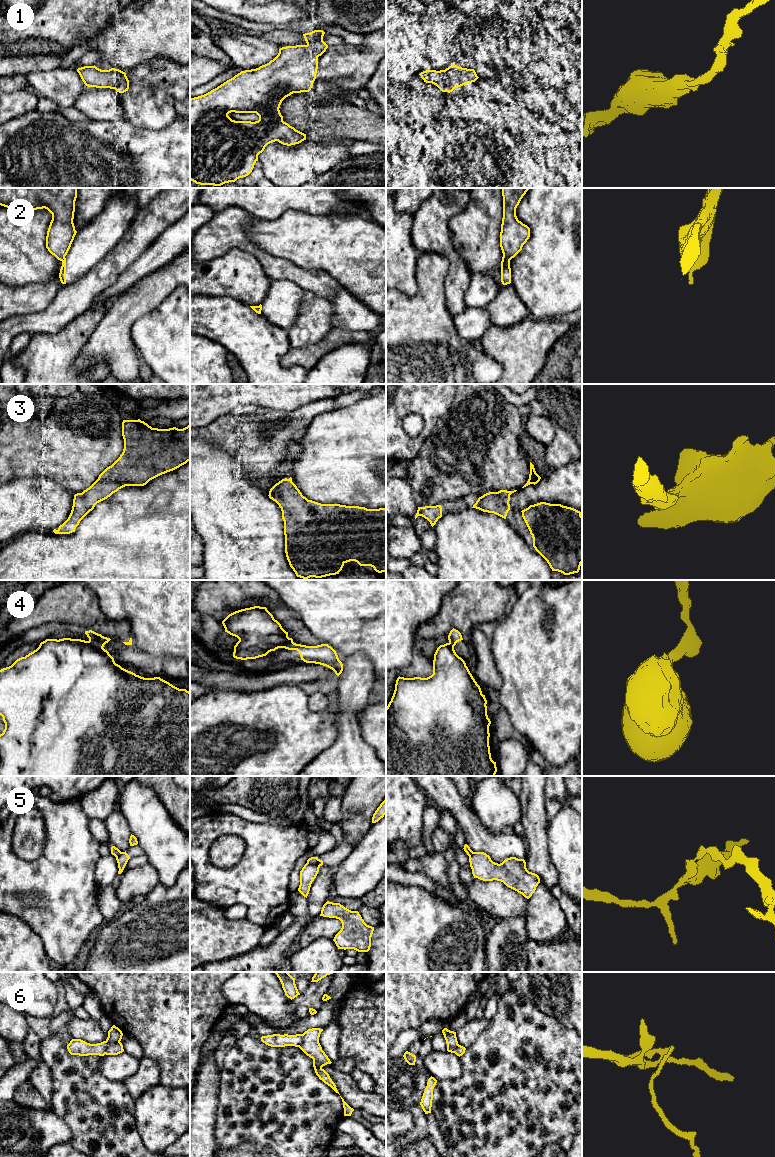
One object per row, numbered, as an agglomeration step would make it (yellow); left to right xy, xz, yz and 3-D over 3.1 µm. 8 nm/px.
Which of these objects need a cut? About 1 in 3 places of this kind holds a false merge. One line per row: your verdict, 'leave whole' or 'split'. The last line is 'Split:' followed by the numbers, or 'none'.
1: leave whole
2: split
3: leave whole
4: split
5: split
6: split
Split: 2, 4, 5, 6

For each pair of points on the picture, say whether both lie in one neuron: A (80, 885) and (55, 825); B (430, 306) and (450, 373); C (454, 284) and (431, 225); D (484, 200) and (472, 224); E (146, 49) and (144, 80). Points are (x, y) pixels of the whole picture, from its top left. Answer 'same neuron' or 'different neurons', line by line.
A: same neuron
B: same neuron
C: same neuron
D: same neuron
E: different neurons

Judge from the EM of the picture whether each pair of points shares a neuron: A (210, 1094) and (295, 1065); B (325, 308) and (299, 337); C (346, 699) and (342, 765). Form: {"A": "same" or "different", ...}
{"A": "different", "B": "same", "C": "same"}

